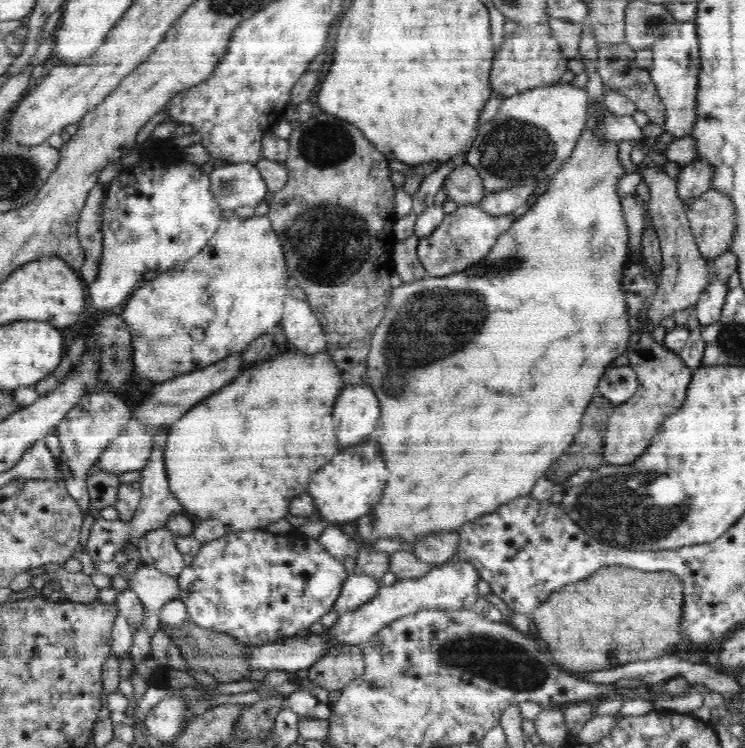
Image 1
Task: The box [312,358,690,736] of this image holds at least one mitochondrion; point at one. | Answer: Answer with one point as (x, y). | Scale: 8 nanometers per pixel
(492, 658)

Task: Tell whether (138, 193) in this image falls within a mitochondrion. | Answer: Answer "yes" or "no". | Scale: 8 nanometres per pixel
no

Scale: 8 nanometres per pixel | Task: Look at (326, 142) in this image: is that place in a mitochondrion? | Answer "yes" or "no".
yes

